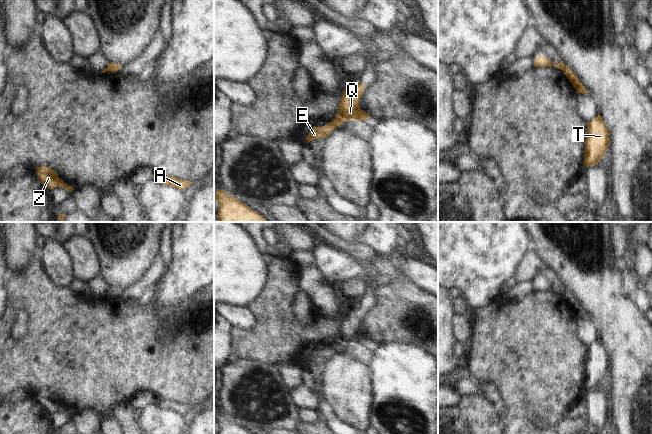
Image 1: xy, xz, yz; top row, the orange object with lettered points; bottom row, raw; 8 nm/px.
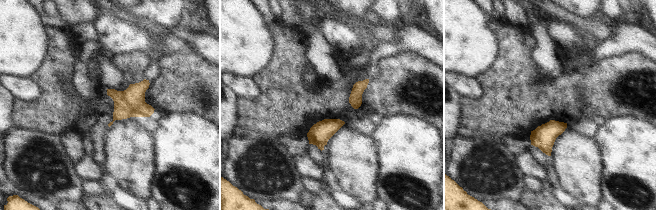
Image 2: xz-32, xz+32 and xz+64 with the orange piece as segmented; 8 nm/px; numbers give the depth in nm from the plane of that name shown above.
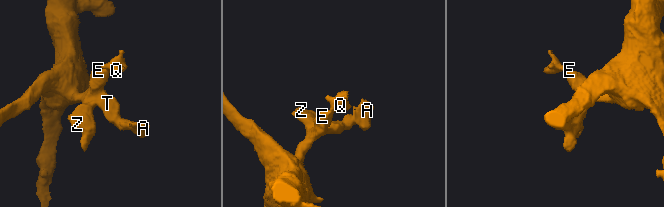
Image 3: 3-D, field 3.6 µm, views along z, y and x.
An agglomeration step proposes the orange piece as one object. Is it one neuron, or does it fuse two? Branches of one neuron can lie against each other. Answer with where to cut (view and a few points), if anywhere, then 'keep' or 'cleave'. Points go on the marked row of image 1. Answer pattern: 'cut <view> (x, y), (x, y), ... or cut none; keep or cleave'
cut xz (331, 122), (336, 126); cleave

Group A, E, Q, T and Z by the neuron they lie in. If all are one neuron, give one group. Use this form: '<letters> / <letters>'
A E T Z / Q

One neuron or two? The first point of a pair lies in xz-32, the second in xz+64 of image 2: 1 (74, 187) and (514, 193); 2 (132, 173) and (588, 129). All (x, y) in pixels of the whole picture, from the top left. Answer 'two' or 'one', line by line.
1: one
2: two

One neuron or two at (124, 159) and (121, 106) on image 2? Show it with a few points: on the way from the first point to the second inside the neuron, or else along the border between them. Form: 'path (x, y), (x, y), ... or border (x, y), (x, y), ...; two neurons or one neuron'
border (131, 116), (114, 121); two neurons

